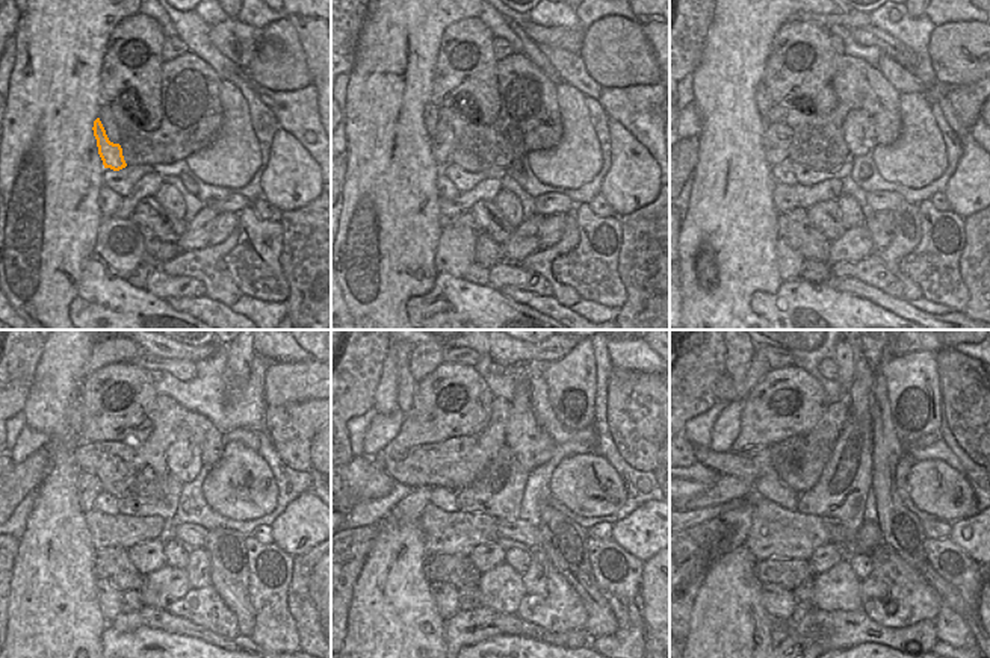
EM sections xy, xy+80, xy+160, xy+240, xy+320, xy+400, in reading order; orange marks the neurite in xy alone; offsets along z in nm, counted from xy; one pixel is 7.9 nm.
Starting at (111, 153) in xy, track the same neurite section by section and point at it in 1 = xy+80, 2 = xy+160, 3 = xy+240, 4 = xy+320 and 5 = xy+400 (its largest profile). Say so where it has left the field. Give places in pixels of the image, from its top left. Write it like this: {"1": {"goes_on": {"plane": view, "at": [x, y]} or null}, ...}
{"1": {"goes_on": {"plane": "xy+80", "at": [431, 117]}}, "2": {"goes_on": {"plane": "xy+160", "at": [764, 102]}}, "3": {"goes_on": {"plane": "xy+240", "at": [74, 410]}}, "4": {"goes_on": {"plane": "xy+320", "at": [405, 386]}}, "5": {"goes_on": {"plane": "xy+400", "at": [738, 360]}}}

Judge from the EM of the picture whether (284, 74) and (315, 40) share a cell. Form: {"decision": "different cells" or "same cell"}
{"decision": "different cells"}

